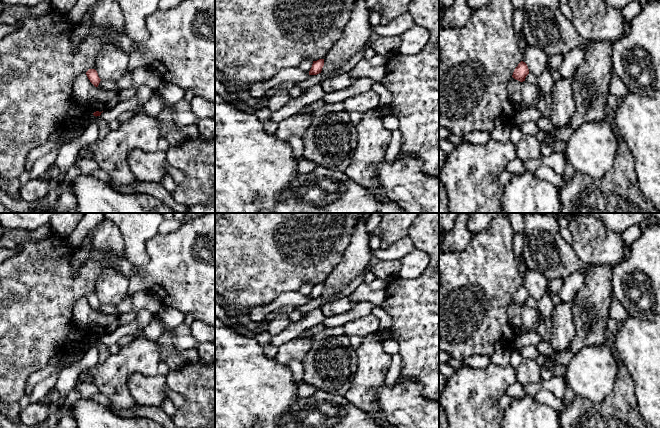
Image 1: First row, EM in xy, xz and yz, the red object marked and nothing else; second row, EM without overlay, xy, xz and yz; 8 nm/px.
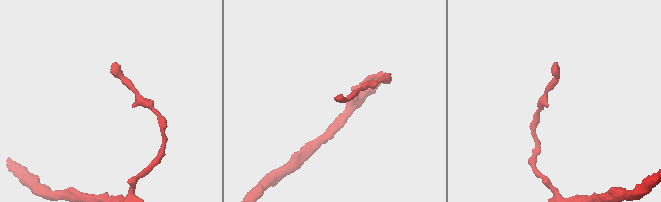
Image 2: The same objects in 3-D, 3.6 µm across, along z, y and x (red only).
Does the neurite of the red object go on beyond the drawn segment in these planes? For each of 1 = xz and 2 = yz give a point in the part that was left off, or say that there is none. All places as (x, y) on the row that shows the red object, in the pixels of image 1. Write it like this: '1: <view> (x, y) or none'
1: none
2: none

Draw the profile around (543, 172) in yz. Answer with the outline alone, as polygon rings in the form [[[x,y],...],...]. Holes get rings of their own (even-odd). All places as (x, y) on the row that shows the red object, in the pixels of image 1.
[[[543,164],[534,172],[534,175],[537,176],[538,178],[541,178],[550,182],[557,188],[564,186],[563,175],[556,173],[554,170],[552,170],[551,168]]]

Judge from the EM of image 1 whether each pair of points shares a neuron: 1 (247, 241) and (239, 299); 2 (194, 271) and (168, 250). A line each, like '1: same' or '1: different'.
1: same
2: same

